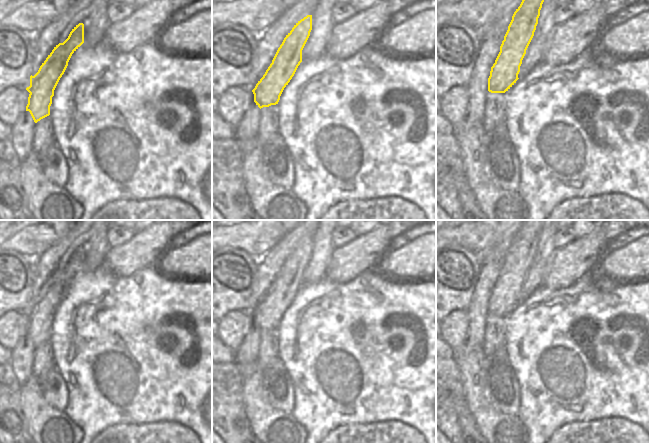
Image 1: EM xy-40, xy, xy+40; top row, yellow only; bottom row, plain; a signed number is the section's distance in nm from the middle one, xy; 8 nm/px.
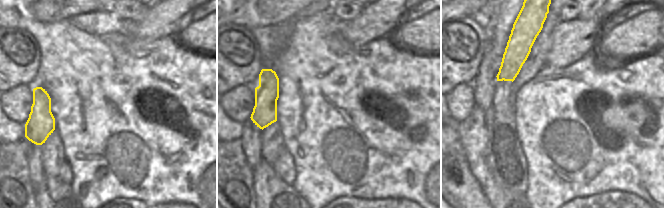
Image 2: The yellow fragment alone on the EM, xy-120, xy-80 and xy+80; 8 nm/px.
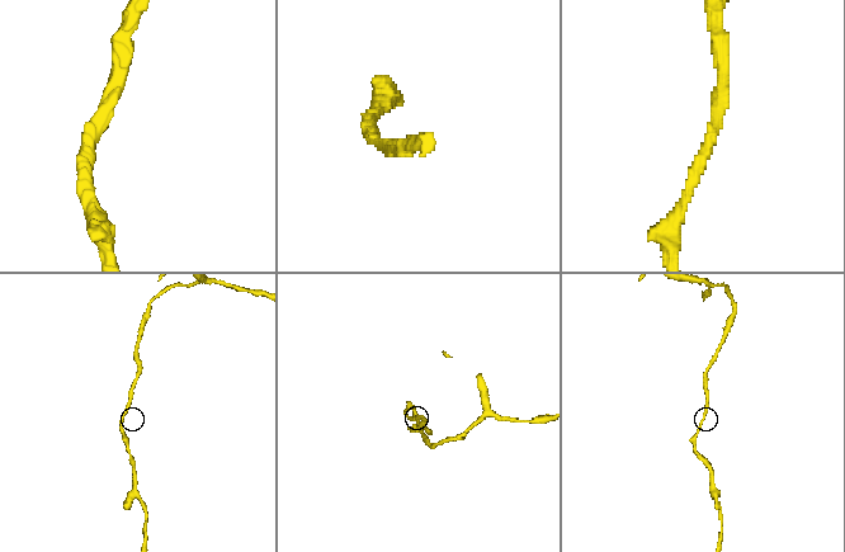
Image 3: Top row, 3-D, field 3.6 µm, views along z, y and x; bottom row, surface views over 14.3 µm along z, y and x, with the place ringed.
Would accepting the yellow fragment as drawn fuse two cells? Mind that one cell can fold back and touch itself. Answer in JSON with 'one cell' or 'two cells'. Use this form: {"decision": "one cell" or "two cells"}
{"decision": "one cell"}

